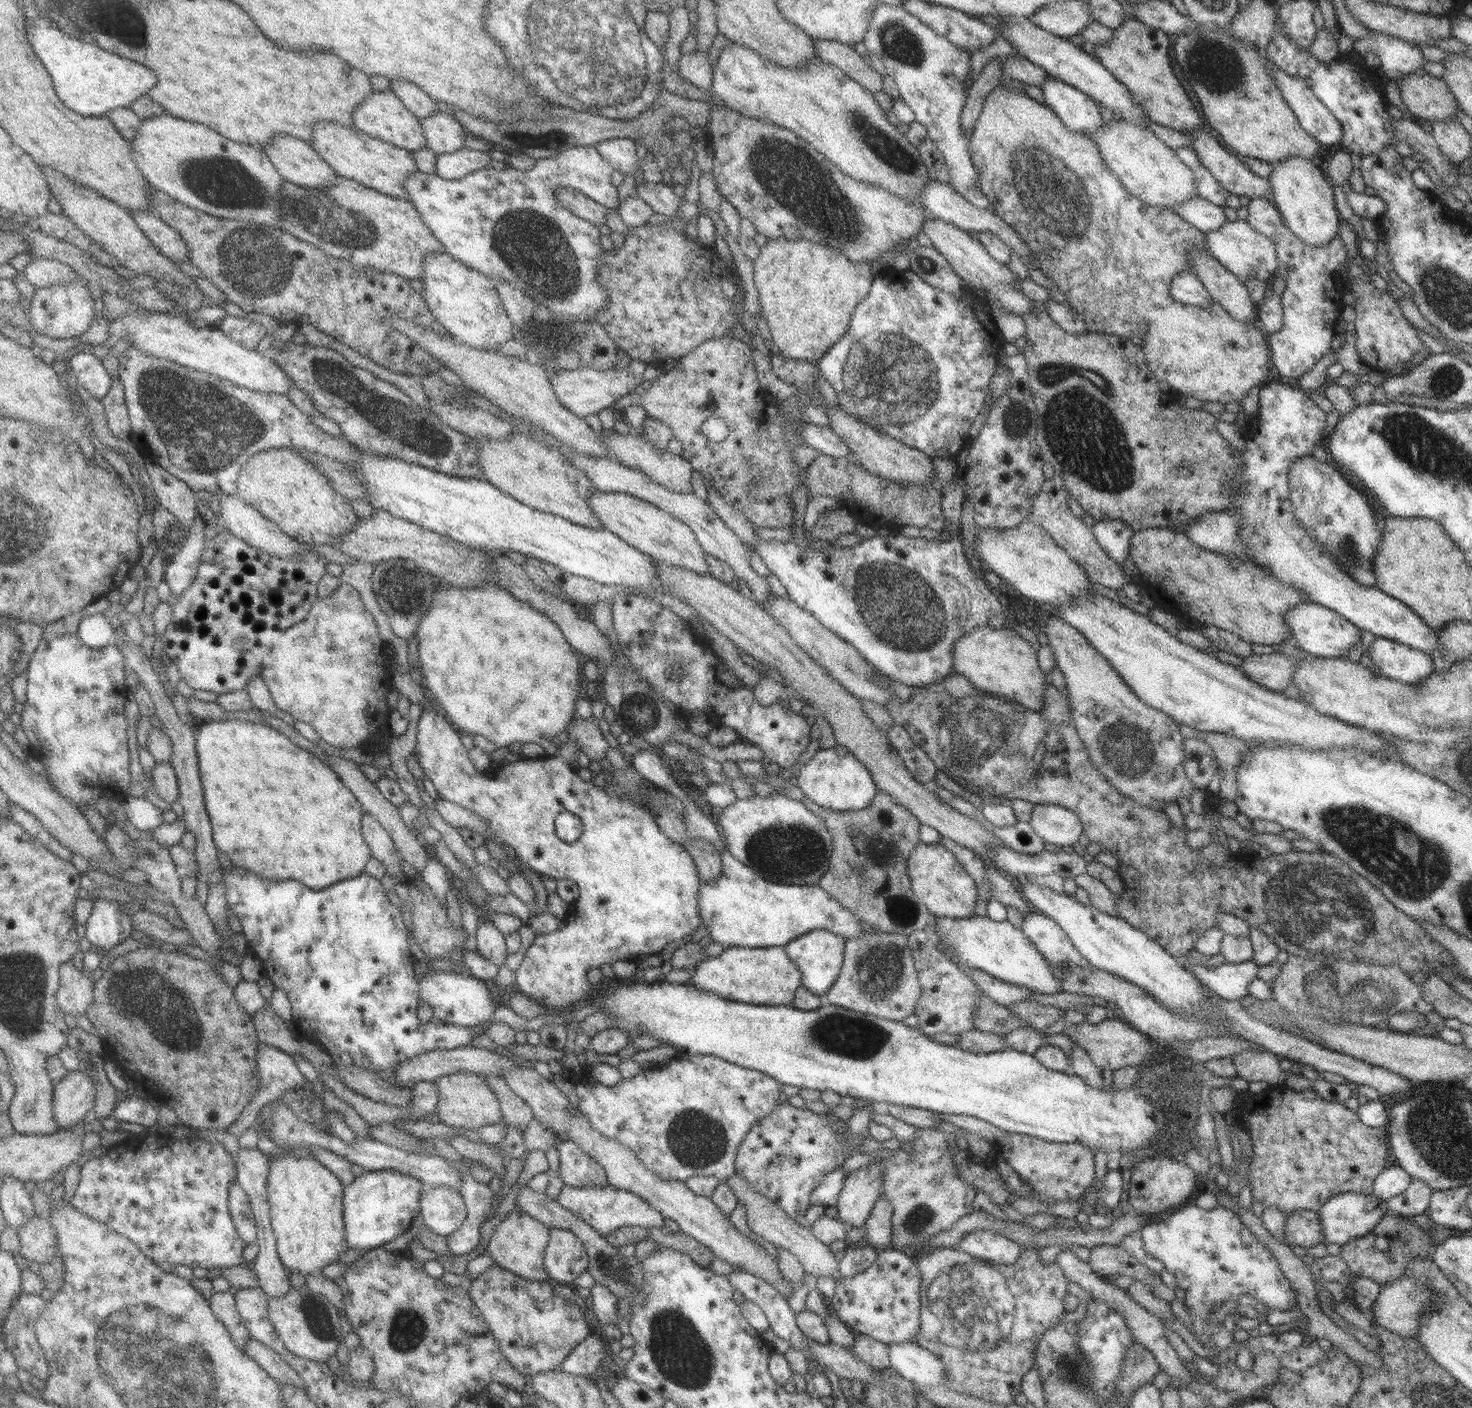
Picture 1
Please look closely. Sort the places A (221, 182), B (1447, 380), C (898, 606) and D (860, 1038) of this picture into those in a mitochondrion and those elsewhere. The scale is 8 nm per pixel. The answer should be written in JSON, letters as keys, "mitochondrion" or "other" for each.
{"A":"mitochondrion","B":"mitochondrion","C":"mitochondrion","D":"mitochondrion"}

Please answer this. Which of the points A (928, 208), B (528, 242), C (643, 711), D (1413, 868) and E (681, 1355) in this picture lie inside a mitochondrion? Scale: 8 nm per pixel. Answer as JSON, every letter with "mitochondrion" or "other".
{"A":"other","B":"mitochondrion","C":"mitochondrion","D":"mitochondrion","E":"mitochondrion"}

